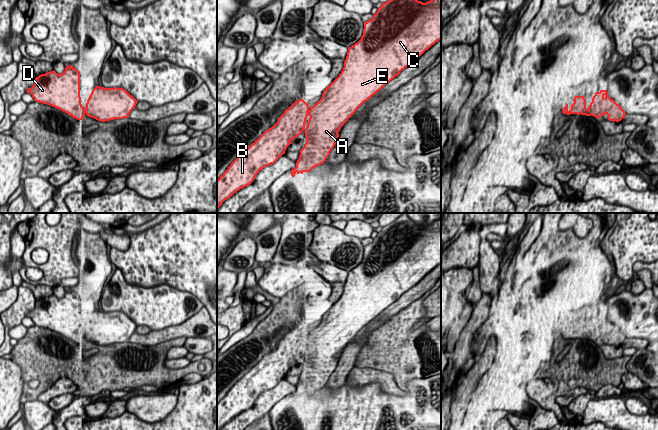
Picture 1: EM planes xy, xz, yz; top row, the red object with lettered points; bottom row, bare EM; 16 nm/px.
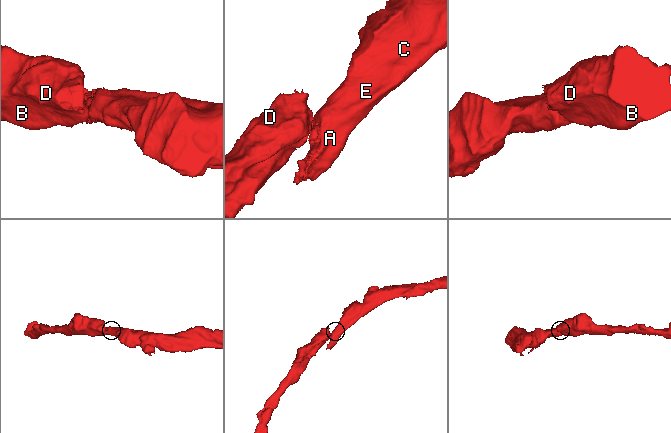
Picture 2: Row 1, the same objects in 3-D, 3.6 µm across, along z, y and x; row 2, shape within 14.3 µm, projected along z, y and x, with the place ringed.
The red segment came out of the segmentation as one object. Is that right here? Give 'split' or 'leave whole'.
leave whole

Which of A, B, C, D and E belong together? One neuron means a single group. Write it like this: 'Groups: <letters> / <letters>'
Groups: A B C D E

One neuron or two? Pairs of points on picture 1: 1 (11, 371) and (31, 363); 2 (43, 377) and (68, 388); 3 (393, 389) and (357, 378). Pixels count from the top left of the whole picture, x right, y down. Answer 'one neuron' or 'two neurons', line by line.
1: two neurons
2: two neurons
3: one neuron

